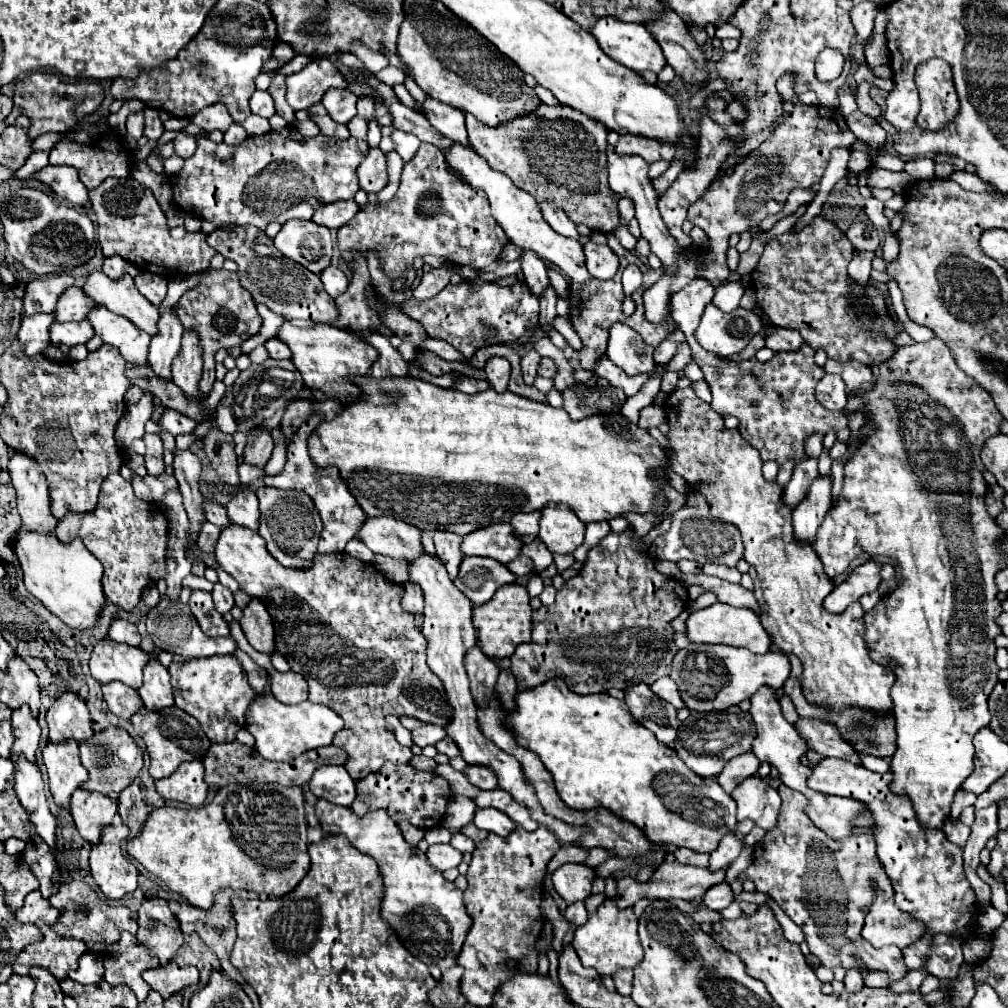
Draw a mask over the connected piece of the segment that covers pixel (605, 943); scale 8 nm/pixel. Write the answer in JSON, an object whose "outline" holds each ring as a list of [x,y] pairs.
{"outline":[[[606,899],[588,921],[576,929],[572,947],[576,949],[584,967],[594,967],[600,975],[612,975],[620,967],[632,969],[642,959],[642,945],[638,939],[638,917],[632,909],[618,909],[616,899]]]}

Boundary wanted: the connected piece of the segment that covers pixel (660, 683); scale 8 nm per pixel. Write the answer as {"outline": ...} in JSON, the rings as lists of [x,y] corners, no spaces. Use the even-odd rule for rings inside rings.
{"outline":[[[664,677],[664,679],[658,679],[654,685],[652,685],[652,691],[656,691],[656,695],[660,695],[664,701],[672,703],[676,709],[682,709],[684,707],[684,701],[678,693],[678,687],[676,683],[672,683],[670,677]]]}

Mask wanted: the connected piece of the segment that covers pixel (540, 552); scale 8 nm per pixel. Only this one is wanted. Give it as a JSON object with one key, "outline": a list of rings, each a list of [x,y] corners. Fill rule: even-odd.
{"outline":[[[534,539],[530,545],[524,545],[522,553],[528,555],[534,561],[536,571],[542,571],[542,569],[546,569],[548,565],[554,563],[552,561],[552,553],[544,547],[544,543],[540,543],[540,539]]]}

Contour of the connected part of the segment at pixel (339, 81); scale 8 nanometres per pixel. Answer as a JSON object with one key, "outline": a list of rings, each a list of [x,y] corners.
{"outline":[[[310,59],[302,71],[286,77],[286,85],[288,105],[294,109],[308,109],[318,103],[328,89],[348,87],[348,79],[342,77],[330,59]]]}

